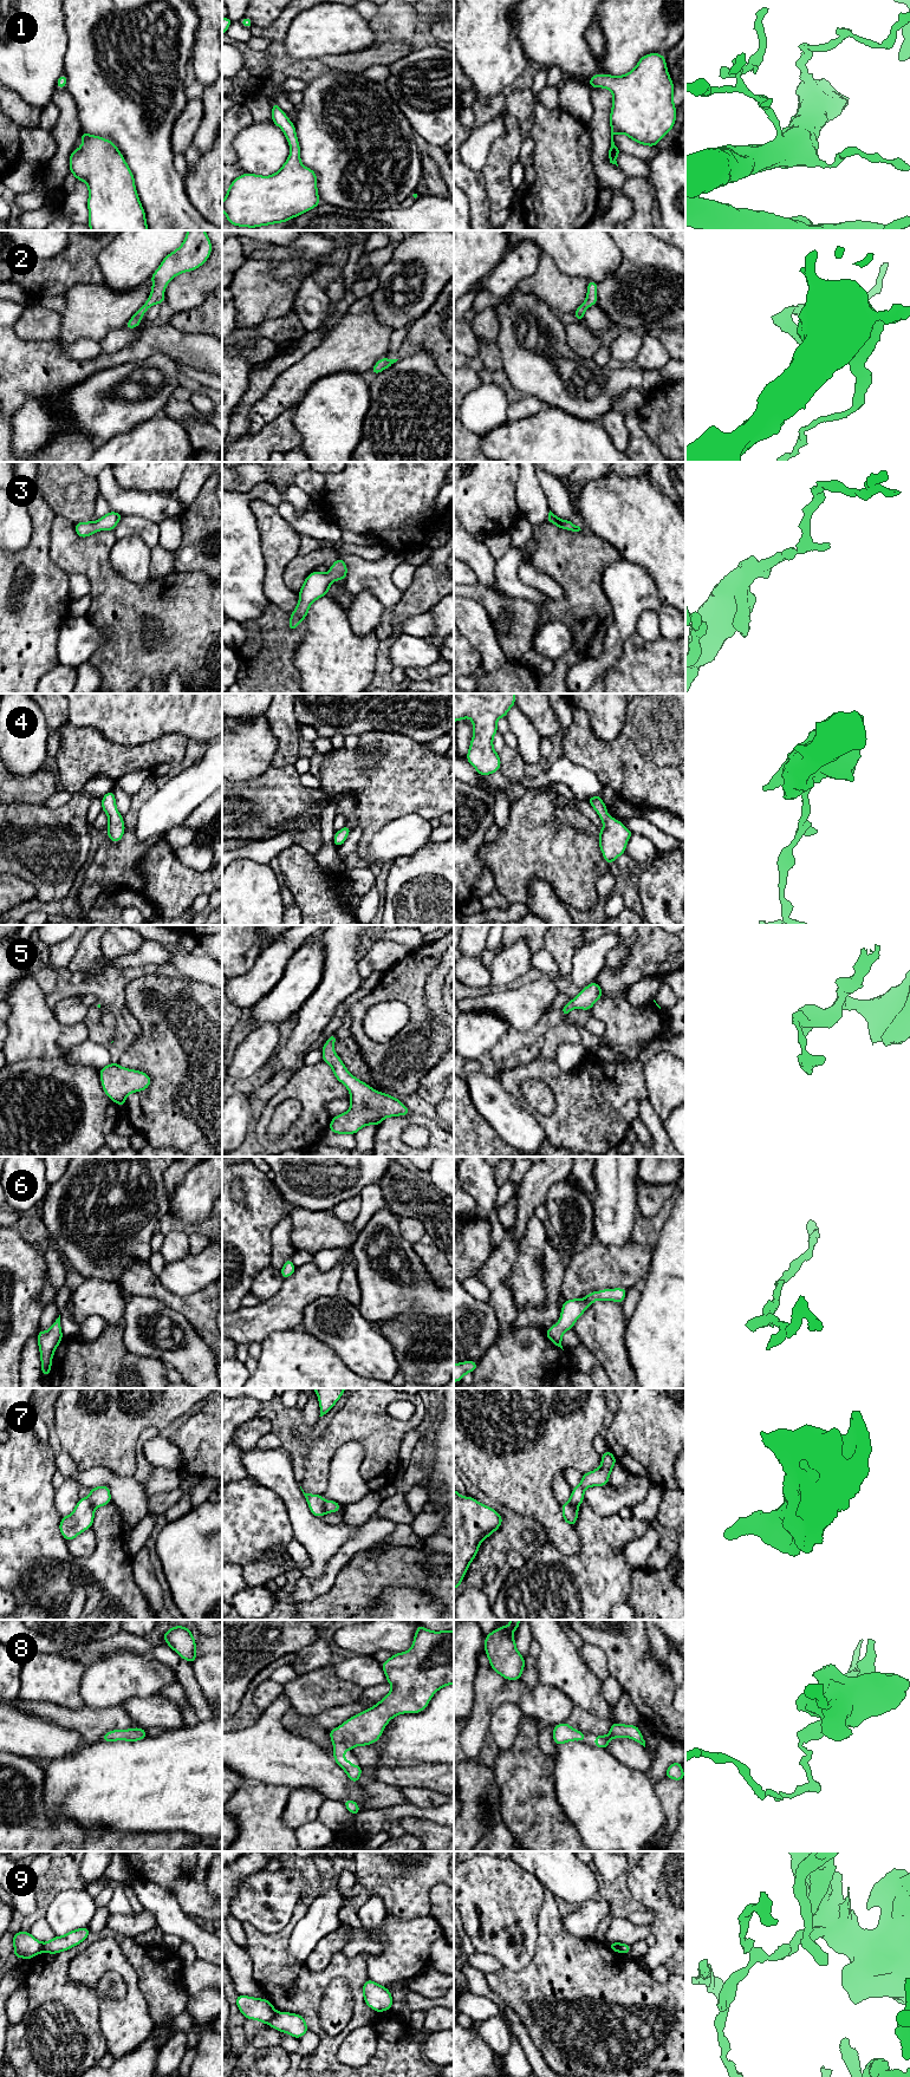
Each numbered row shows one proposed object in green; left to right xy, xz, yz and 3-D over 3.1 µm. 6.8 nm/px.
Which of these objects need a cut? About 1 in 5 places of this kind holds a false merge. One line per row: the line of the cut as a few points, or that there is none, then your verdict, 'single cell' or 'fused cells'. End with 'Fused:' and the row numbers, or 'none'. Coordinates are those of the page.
1: cut none; single cell
2: cut none; single cell
3: cut none; single cell
4: cut none; single cell
5: cut none; single cell
6: cut none; single cell
7: cut none; single cell
8: cut none; single cell
9: cut xz (277, 2012), (268, 2023); fused cells
Fused: 9

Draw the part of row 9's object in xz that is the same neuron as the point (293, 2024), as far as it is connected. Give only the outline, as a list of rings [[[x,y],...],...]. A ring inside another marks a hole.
[[[277,2012],[269,2025],[274,2030],[288,2033],[297,2039],[308,2032],[306,2019],[295,2013]]]

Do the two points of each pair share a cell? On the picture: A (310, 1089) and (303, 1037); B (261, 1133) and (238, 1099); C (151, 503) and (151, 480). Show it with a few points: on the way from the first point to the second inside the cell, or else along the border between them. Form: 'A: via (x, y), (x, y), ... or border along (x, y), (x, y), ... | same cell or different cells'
A: border along (304, 1065), (293, 1074) | different cells
B: border along (260, 1107), (251, 1127) | different cells
C: border along (124, 488), (158, 492) | different cells

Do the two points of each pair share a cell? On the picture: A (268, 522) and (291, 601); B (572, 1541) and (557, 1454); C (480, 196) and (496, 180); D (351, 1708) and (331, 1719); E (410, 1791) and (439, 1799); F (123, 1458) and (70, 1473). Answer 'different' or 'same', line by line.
A: same
B: same
C: different
D: same
E: same
F: different

